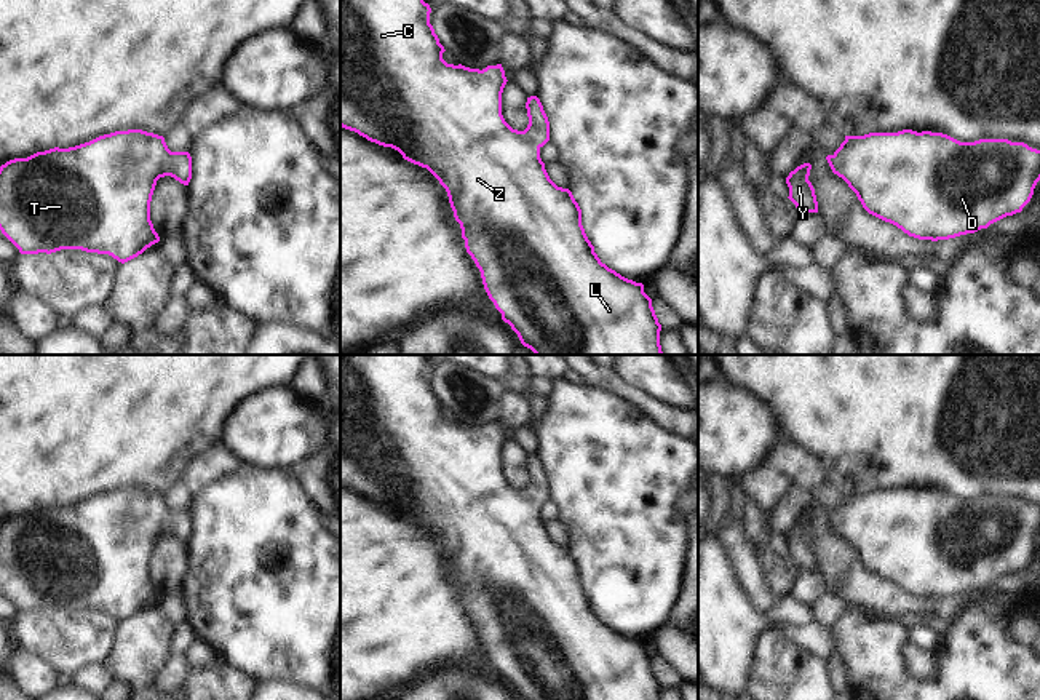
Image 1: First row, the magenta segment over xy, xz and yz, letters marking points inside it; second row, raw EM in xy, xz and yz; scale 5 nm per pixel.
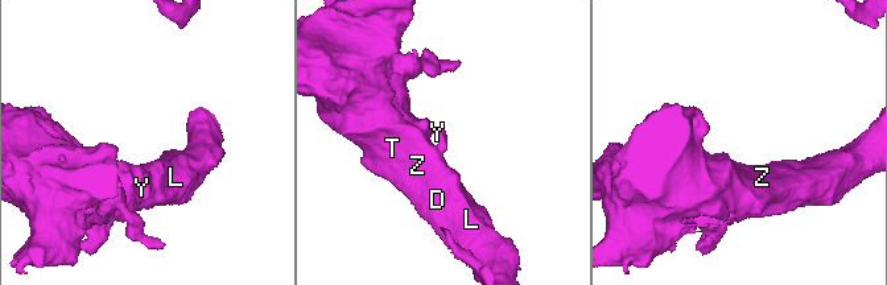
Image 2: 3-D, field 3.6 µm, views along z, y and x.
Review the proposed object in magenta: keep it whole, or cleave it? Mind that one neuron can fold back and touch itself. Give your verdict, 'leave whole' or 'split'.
leave whole

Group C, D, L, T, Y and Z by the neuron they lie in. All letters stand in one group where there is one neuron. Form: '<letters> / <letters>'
C D L T Y Z

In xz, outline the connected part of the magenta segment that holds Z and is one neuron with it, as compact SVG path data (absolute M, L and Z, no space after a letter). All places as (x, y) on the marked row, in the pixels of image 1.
M340 0L340 126L358 133L359 136L366 137L371 142L398 150L404 160L414 165L419 165L422 168L427 168L439 181L439 184L447 192L449 203L454 211L454 217L460 224L462 238L465 240L466 253L471 256L471 259L474 261L476 267L481 272L482 284L484 284L484 289L489 299L494 302L495 308L502 313L502 320L508 323L511 329L518 334L521 344L530 348L535 355L663 355L661 345L660 345L661 324L658 323L658 318L652 307L652 299L644 292L644 284L621 276L620 273L617 273L615 270L609 268L605 264L601 262L601 259L594 253L594 246L591 245L591 241L588 240L585 233L585 229L582 225L582 209L578 203L575 201L572 192L569 189L558 187L550 179L545 169L545 163L540 158L540 149L550 141L550 121L548 121L548 117L543 110L540 99L537 96L527 97L526 109L527 109L529 125L524 131L513 129L502 115L502 93L508 82L502 64L487 66L482 70L470 69L462 64L458 66L447 64L443 59L443 53L446 50L439 43L439 38L435 34L433 26L430 24L430 13L431 13L431 8L423 0Z

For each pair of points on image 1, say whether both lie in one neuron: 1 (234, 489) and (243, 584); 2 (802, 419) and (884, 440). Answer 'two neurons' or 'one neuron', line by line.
1: one neuron
2: one neuron

